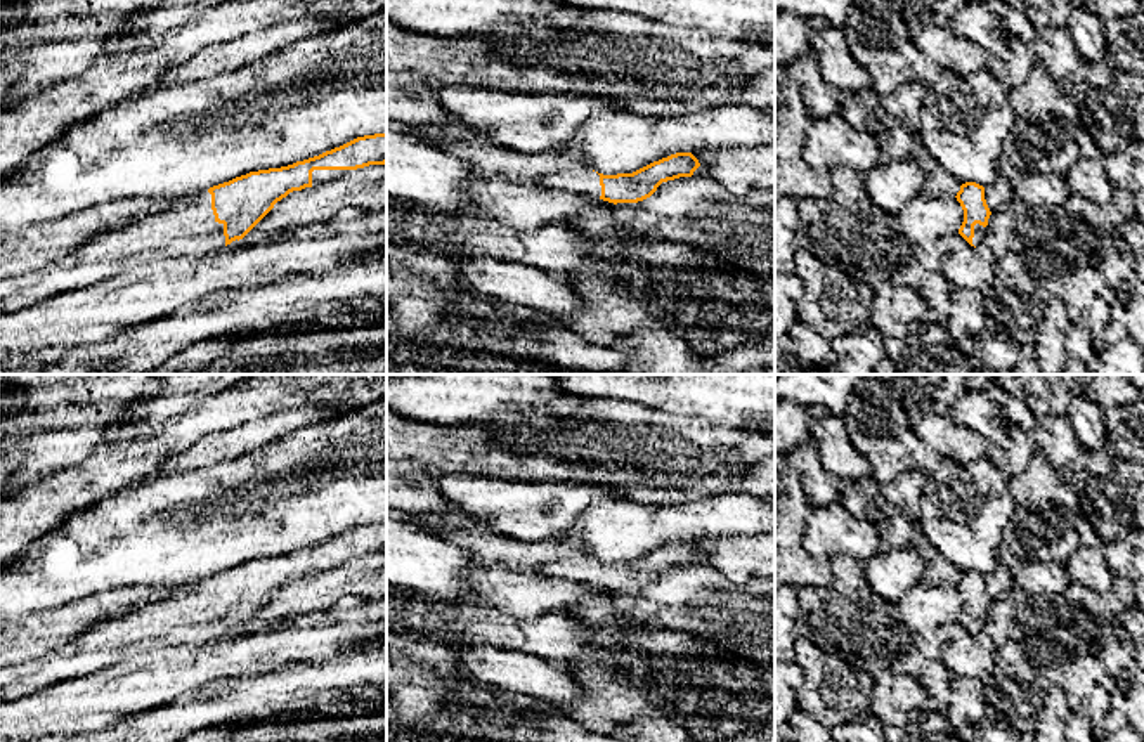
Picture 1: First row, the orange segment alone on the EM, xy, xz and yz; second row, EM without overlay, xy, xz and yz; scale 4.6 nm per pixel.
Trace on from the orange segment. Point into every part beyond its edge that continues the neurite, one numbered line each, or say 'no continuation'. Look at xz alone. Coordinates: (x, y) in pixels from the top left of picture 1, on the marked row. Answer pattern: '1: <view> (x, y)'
1: xz (583, 181)

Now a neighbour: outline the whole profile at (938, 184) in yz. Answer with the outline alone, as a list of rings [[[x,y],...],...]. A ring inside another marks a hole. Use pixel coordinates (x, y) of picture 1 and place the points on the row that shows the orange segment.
[[[931,156],[922,170],[926,173],[924,194],[929,198],[955,198],[960,191],[960,182],[939,166]]]

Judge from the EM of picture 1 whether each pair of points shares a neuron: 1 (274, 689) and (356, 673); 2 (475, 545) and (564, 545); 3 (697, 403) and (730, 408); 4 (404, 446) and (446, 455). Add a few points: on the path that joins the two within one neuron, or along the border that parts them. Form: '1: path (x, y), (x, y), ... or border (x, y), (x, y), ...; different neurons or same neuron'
1: path (295, 680), (335, 675); same neuron
2: path (498, 550), (541, 552); same neuron
3: path (706, 403), (721, 403); same neuron
4: path (415, 446), (435, 446); same neuron

